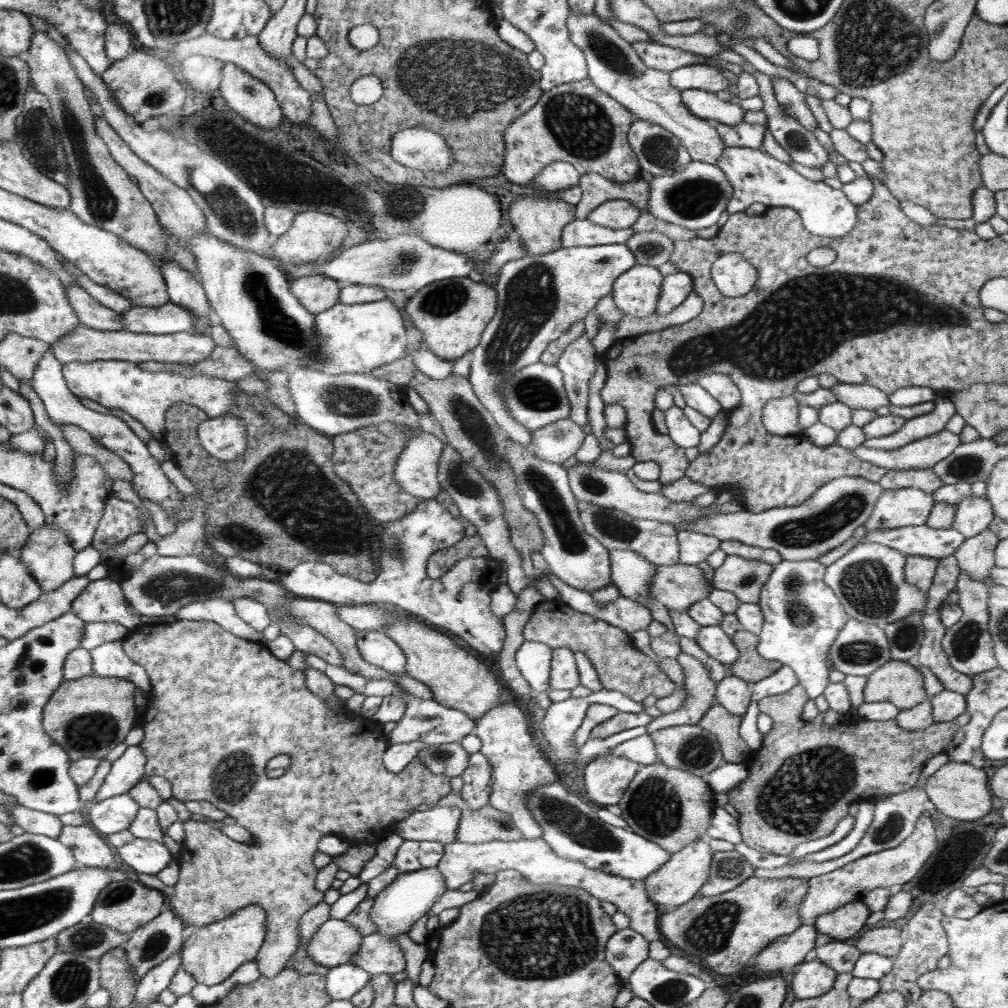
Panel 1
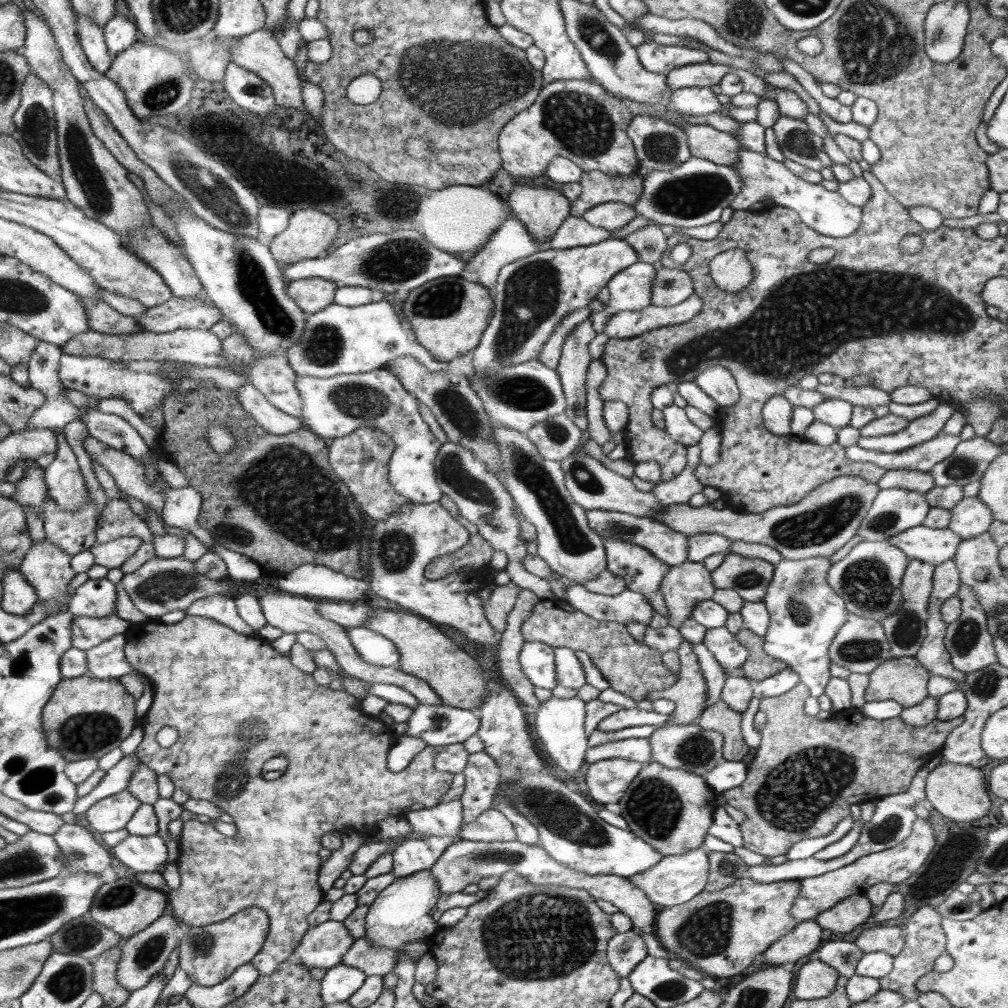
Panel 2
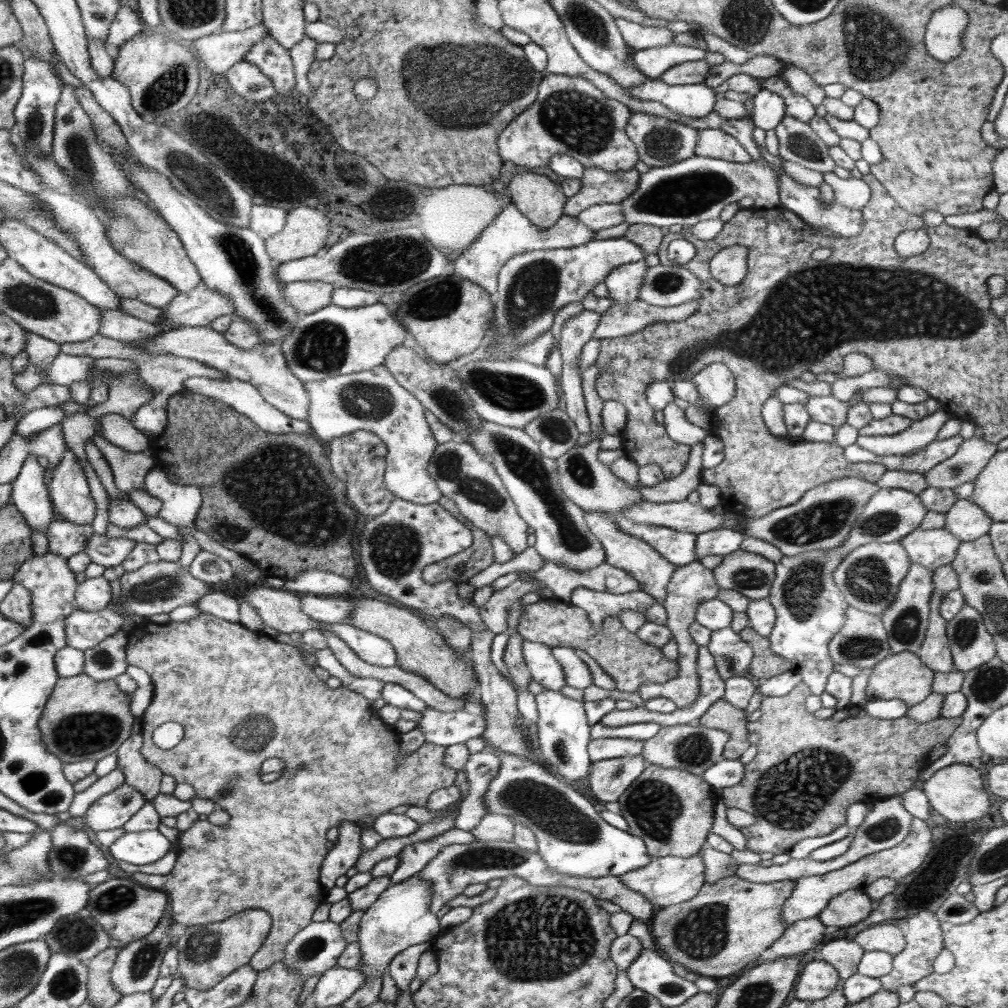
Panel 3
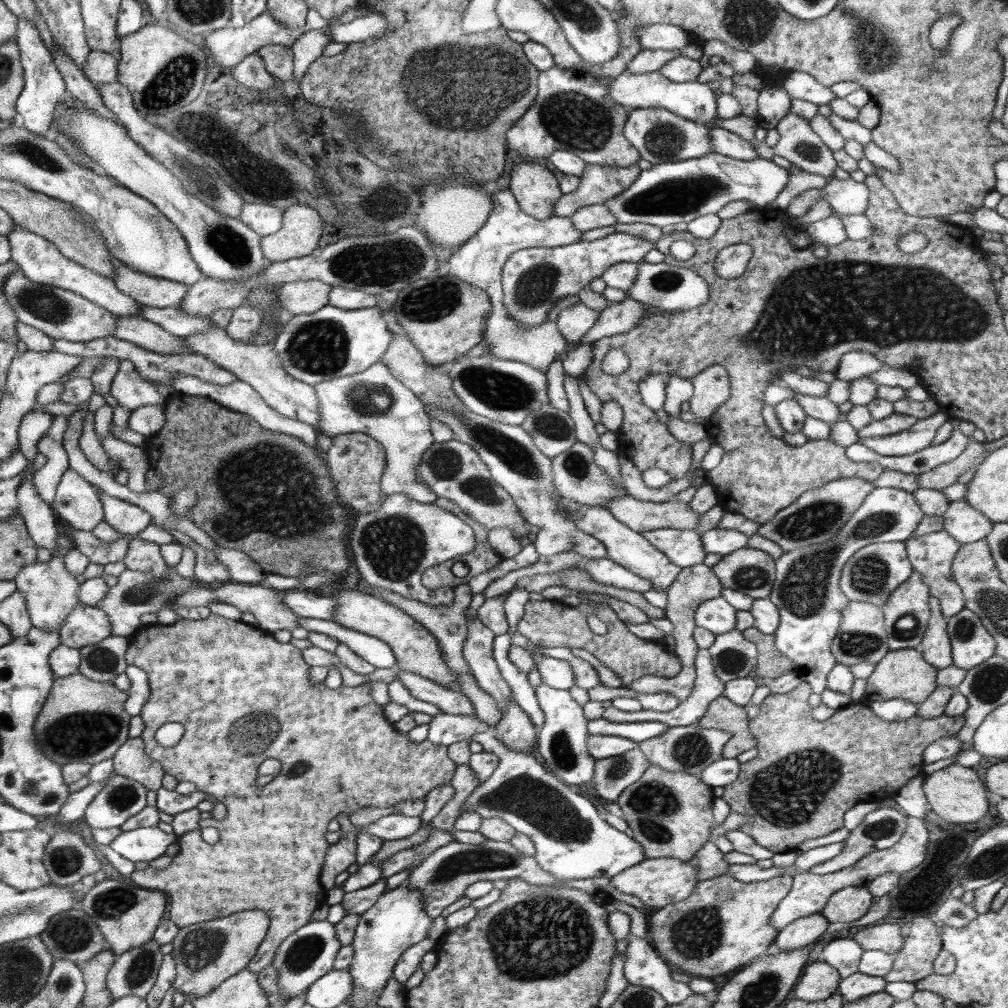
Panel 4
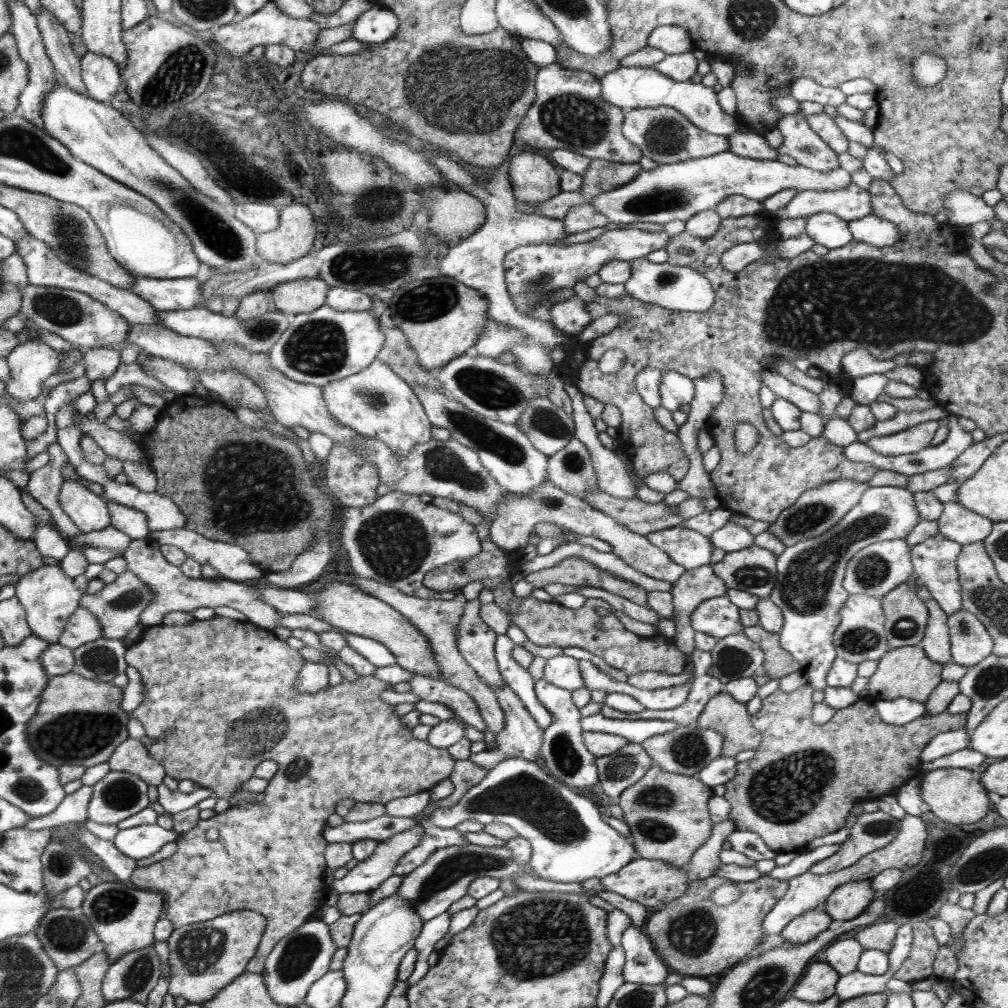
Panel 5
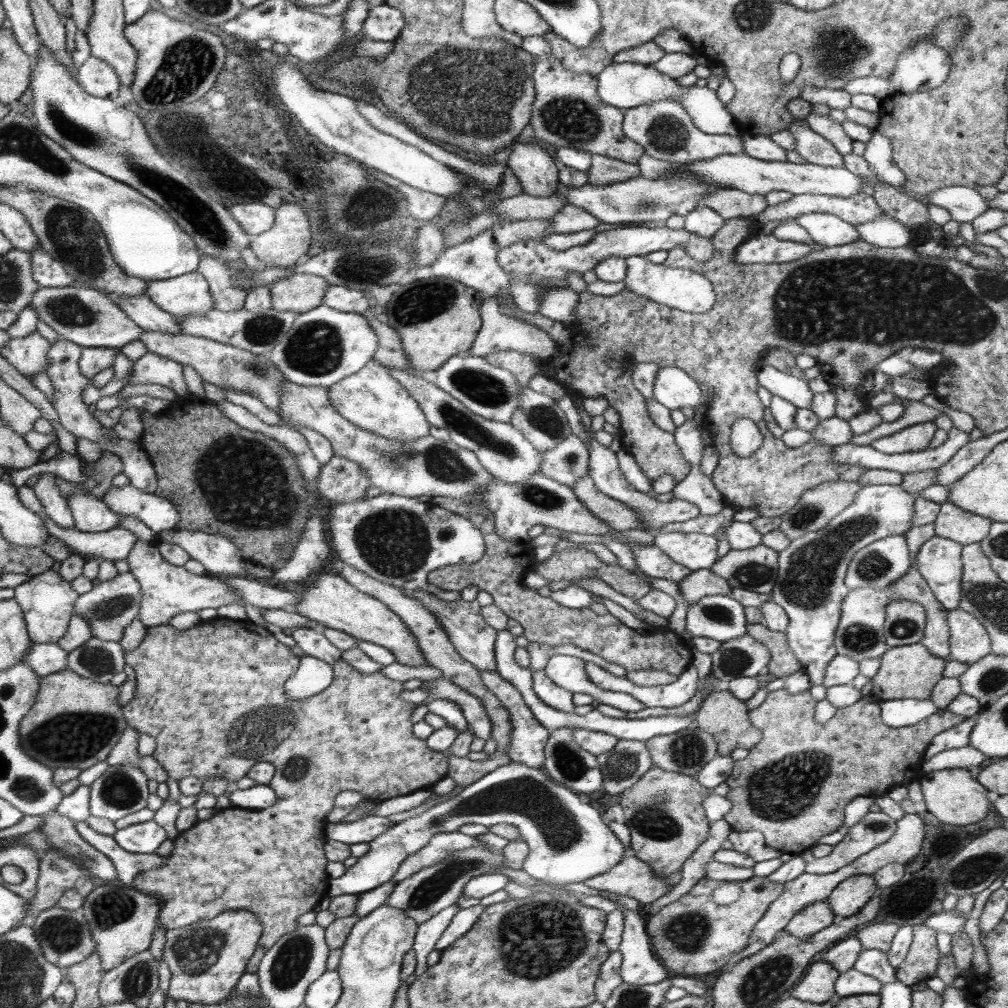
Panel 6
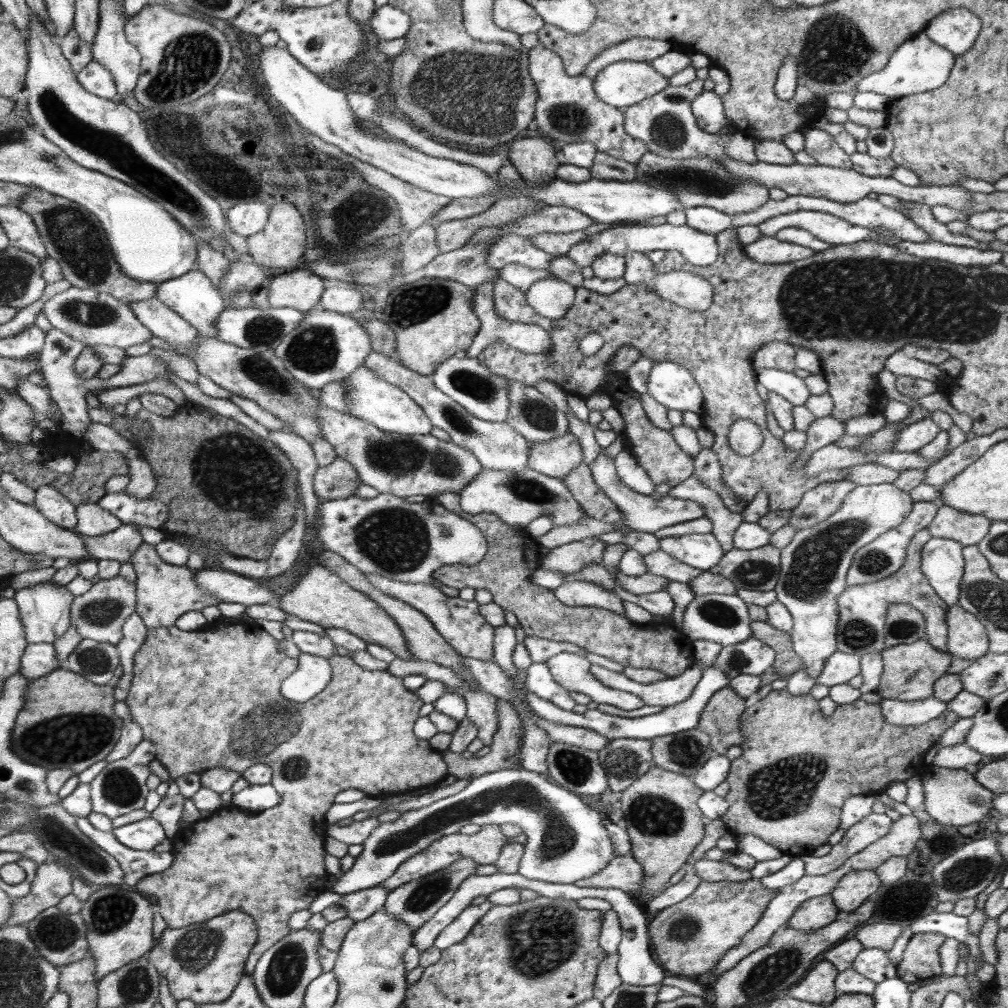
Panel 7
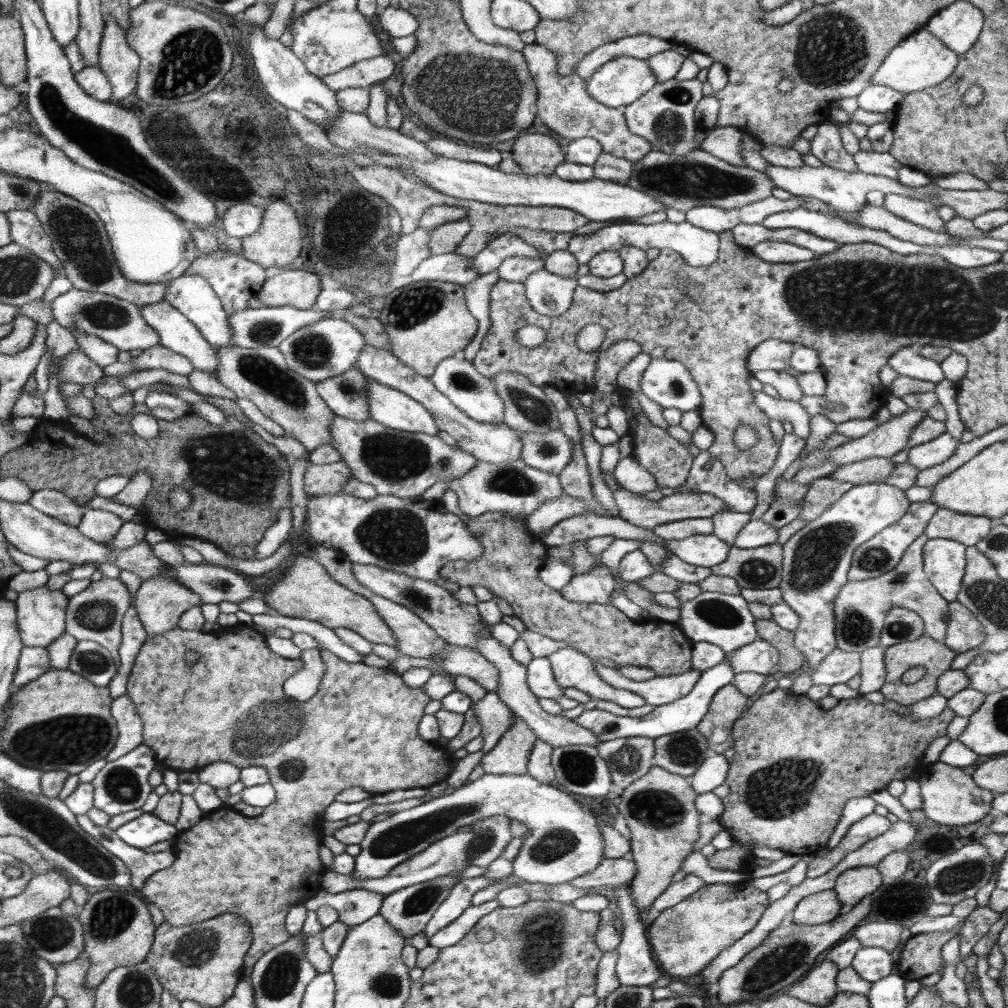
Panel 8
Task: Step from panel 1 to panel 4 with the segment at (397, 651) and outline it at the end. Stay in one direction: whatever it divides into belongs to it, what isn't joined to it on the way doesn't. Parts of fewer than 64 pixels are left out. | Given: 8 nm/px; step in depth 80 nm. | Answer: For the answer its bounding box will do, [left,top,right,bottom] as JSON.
[299,617,397,668]

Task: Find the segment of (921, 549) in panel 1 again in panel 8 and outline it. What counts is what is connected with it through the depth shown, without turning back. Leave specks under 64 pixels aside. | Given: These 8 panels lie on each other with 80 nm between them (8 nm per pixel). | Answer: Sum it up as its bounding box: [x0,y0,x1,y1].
[923,539,966,602]

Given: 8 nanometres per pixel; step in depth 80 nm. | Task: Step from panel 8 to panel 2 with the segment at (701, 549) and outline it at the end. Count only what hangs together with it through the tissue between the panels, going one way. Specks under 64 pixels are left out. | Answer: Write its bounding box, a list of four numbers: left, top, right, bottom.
[585,510,688,567]

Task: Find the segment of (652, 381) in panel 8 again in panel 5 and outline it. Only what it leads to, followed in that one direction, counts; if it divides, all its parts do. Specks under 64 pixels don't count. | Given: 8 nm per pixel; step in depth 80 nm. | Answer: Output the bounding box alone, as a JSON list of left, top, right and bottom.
[659,370,694,412]

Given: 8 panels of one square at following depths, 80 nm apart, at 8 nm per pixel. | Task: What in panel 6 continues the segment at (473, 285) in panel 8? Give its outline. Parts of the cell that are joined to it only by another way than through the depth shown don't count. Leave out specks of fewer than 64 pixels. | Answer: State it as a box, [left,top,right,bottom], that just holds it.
[469,294,559,359]

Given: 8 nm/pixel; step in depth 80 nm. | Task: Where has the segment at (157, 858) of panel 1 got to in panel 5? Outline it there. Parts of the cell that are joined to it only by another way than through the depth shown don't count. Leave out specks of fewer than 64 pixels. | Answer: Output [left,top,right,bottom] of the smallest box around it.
[113,823,179,860]

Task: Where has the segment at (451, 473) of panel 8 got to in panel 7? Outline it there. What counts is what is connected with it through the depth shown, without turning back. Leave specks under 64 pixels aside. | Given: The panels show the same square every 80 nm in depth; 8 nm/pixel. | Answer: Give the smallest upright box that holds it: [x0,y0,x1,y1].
[318,399,482,498]

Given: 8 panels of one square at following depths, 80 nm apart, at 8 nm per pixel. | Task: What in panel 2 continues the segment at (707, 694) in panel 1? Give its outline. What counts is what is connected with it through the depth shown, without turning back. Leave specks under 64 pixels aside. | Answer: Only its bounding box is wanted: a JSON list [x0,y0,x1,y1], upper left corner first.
[646,638,707,725]

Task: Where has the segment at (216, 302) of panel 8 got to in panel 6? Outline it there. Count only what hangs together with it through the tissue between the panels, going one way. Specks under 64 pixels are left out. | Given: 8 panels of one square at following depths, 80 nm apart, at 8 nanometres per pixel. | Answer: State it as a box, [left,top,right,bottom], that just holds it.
[145,270,215,318]

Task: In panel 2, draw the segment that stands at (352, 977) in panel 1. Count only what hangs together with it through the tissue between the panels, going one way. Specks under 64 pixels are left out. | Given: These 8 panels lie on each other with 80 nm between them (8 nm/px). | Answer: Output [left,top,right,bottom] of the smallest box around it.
[320,964,367,1004]

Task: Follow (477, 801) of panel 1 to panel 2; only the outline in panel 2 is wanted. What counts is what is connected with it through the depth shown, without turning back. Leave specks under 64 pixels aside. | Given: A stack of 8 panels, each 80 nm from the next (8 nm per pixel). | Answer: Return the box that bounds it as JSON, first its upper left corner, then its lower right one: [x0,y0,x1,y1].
[459,752,500,824]

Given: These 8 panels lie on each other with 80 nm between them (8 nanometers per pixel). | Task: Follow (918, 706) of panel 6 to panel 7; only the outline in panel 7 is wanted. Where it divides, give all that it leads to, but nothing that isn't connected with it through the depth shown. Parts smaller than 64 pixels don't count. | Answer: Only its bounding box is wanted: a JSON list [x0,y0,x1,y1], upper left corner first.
[881,696,947,725]

